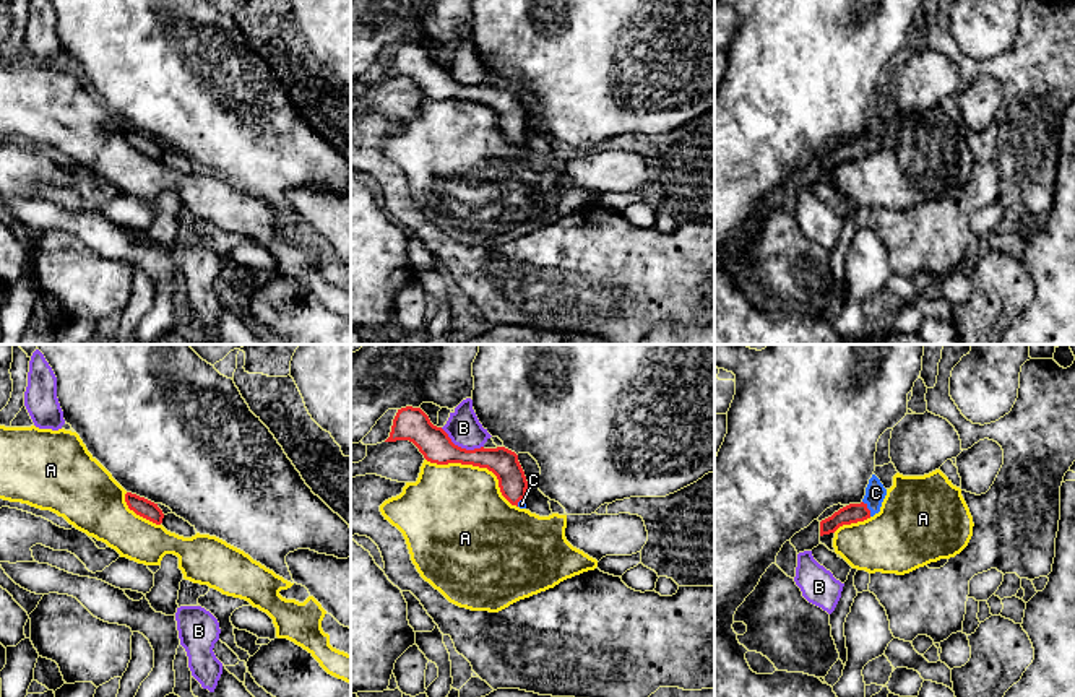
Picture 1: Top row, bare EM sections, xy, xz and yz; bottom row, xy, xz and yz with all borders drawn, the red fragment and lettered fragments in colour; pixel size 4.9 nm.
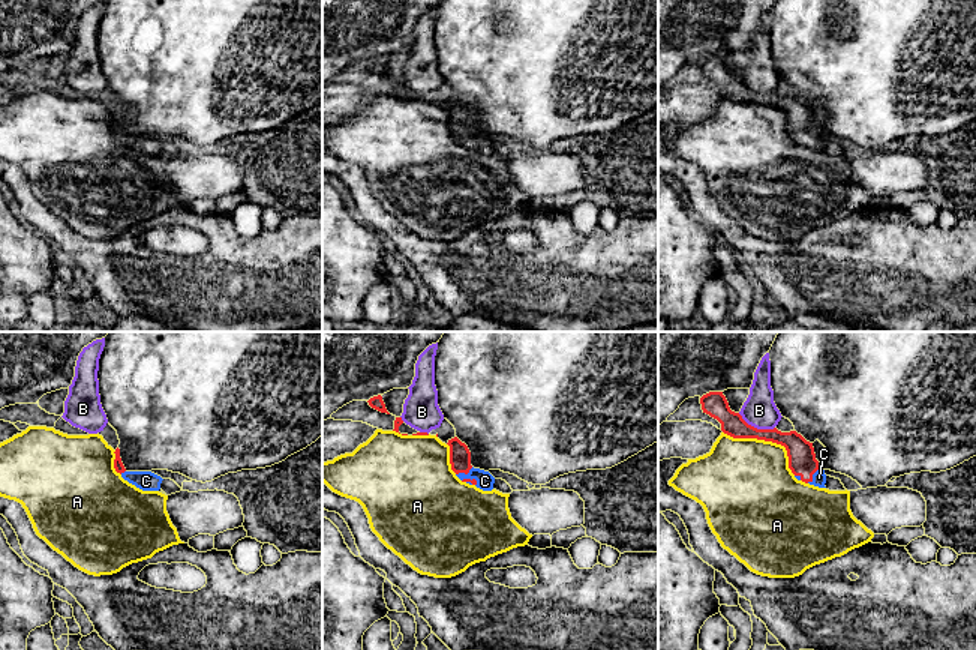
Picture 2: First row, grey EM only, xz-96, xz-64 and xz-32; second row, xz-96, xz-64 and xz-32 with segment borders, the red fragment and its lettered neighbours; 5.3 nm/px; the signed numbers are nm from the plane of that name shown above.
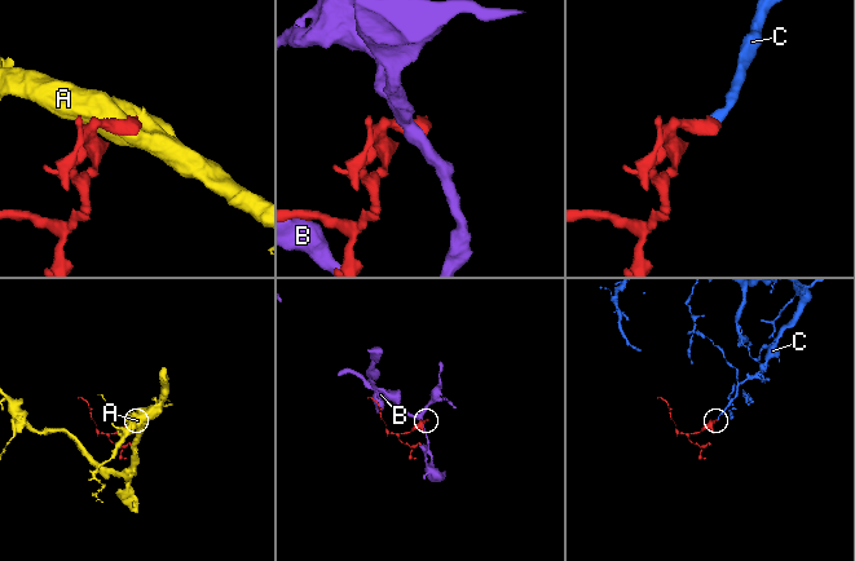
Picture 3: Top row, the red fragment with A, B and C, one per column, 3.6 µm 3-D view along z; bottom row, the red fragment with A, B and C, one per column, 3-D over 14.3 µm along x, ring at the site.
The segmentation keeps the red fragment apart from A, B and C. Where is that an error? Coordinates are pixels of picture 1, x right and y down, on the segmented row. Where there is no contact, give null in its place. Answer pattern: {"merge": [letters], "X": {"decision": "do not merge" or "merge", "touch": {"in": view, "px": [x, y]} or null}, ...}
{"merge": ["C"], "A": {"decision": "do not merge", "touch": {"in": "xz", "px": [478, 465]}}, "B": {"decision": "do not merge", "touch": {"in": "xz", "px": [460, 447]}}, "C": {"decision": "merge", "touch": {"in": "yz", "px": [867, 509]}}}

